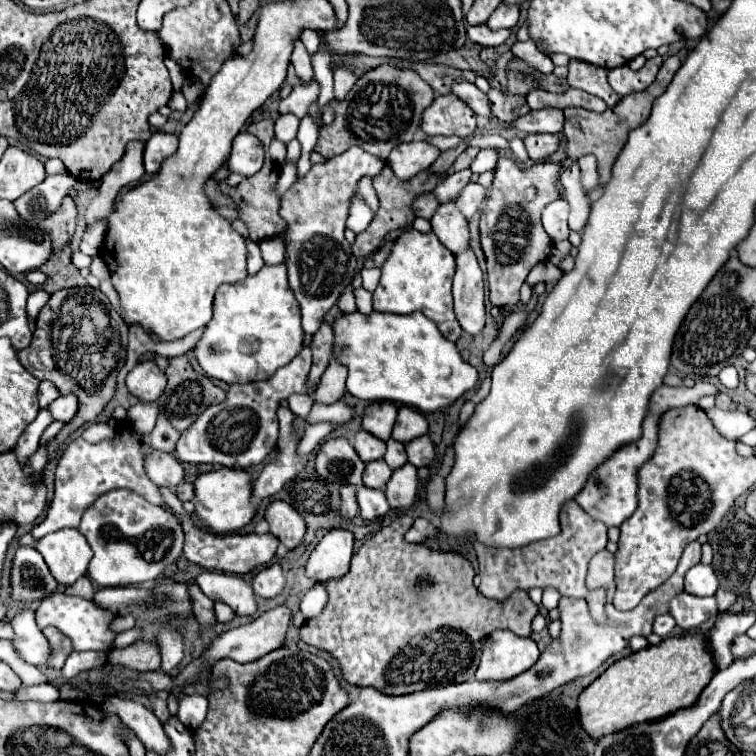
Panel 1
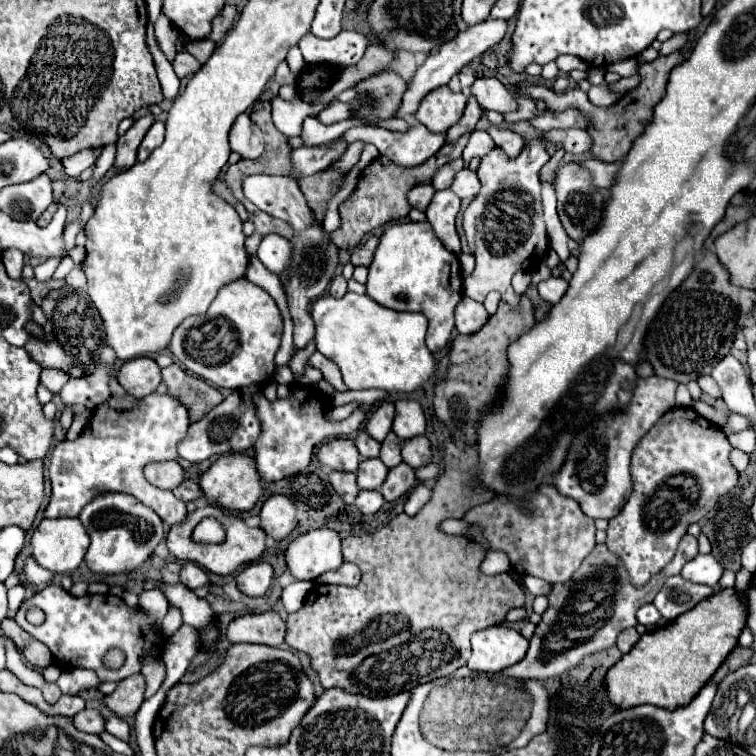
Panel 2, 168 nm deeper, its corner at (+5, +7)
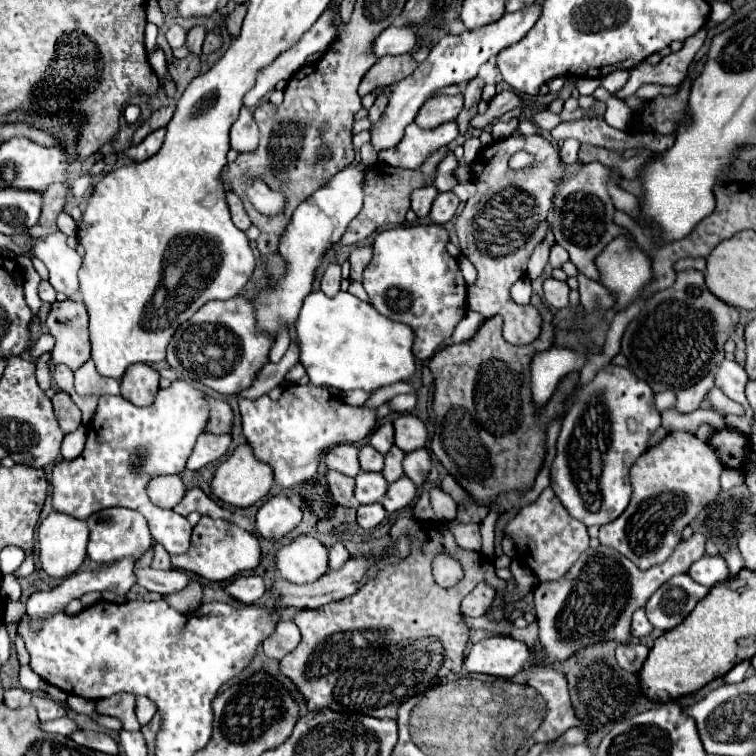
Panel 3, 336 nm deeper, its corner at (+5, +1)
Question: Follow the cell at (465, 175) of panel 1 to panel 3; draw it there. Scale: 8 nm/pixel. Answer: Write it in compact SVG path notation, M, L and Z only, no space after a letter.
M450 152L450 154L440 162L438 172L436 172L436 178L434 178L434 186L438 188L438 192L448 192L448 190L452 190L452 188L458 184L456 176L454 176L454 170L456 170L456 168L458 168L458 160L456 160L456 156Z

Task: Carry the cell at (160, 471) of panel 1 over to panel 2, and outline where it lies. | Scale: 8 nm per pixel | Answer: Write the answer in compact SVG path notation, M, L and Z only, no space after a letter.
M170 460L170 462L158 462L158 464L148 464L144 468L144 476L146 480L156 486L156 488L164 488L164 490L174 490L176 486L182 484L184 480L184 470L178 462Z

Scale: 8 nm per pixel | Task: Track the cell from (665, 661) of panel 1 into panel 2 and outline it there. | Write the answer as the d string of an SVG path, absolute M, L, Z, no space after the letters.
M720 588L712 598L702 600L696 608L684 612L684 616L678 616L658 630L646 632L606 676L612 704L618 708L652 704L668 710L688 704L736 648L738 638L746 628L748 608L740 608L736 596L740 596L736 588Z

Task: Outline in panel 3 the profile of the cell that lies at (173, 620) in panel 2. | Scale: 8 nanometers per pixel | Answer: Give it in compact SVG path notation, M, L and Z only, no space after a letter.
M190 582L188 590L166 594L168 606L172 606L180 614L196 612L202 606L202 598L204 598L204 592L202 592L202 586L198 582Z

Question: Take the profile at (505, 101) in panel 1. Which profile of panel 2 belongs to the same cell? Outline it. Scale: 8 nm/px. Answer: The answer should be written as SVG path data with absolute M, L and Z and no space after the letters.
M518 96L516 100L518 100L518 110L510 112L510 114L504 114L504 118L520 122L520 120L532 120L536 114L540 114L540 110L538 110L538 106L536 106L534 100L524 98L524 96Z

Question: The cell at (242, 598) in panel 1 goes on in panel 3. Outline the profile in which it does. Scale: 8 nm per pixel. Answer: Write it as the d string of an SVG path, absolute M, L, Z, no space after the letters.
M142 568L136 572L138 584L150 592L160 592L170 594L170 592L180 592L190 584L190 576L184 570L154 570L154 568Z

